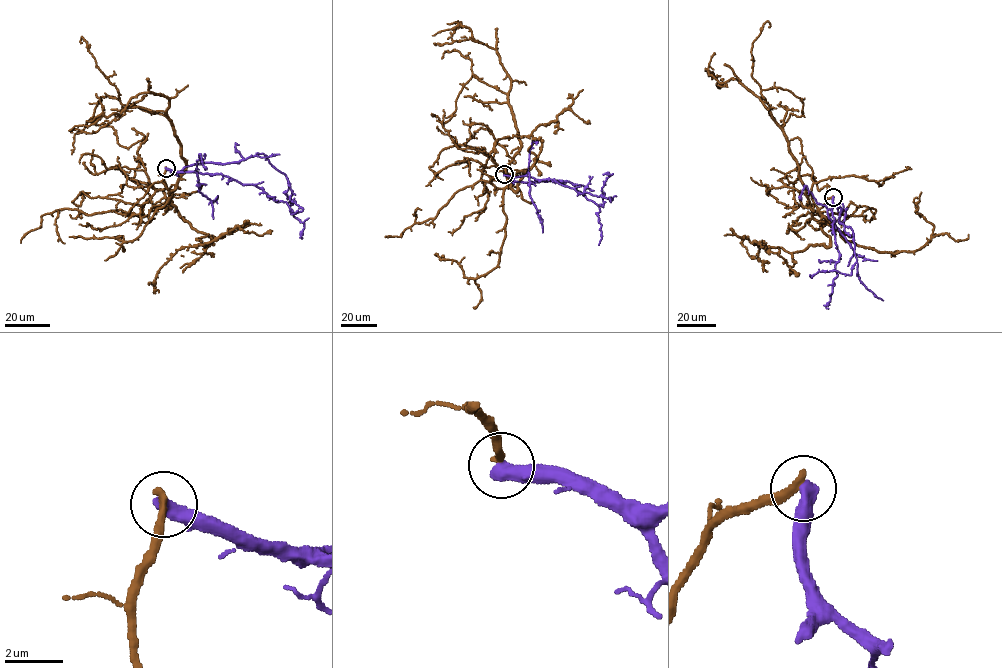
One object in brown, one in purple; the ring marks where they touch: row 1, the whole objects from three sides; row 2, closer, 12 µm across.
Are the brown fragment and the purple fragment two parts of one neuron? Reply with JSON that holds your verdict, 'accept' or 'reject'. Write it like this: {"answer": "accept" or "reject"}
{"answer": "reject"}

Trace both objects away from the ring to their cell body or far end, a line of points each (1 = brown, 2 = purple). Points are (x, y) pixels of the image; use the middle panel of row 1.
1: (504, 174), (521, 144), (506, 93), (472, 75), (449, 120), (443, 124), (431, 113)
2: (504, 174), (518, 182), (569, 181), (587, 199), (602, 207), (601, 188), (612, 174), (606, 173), (608, 172)

